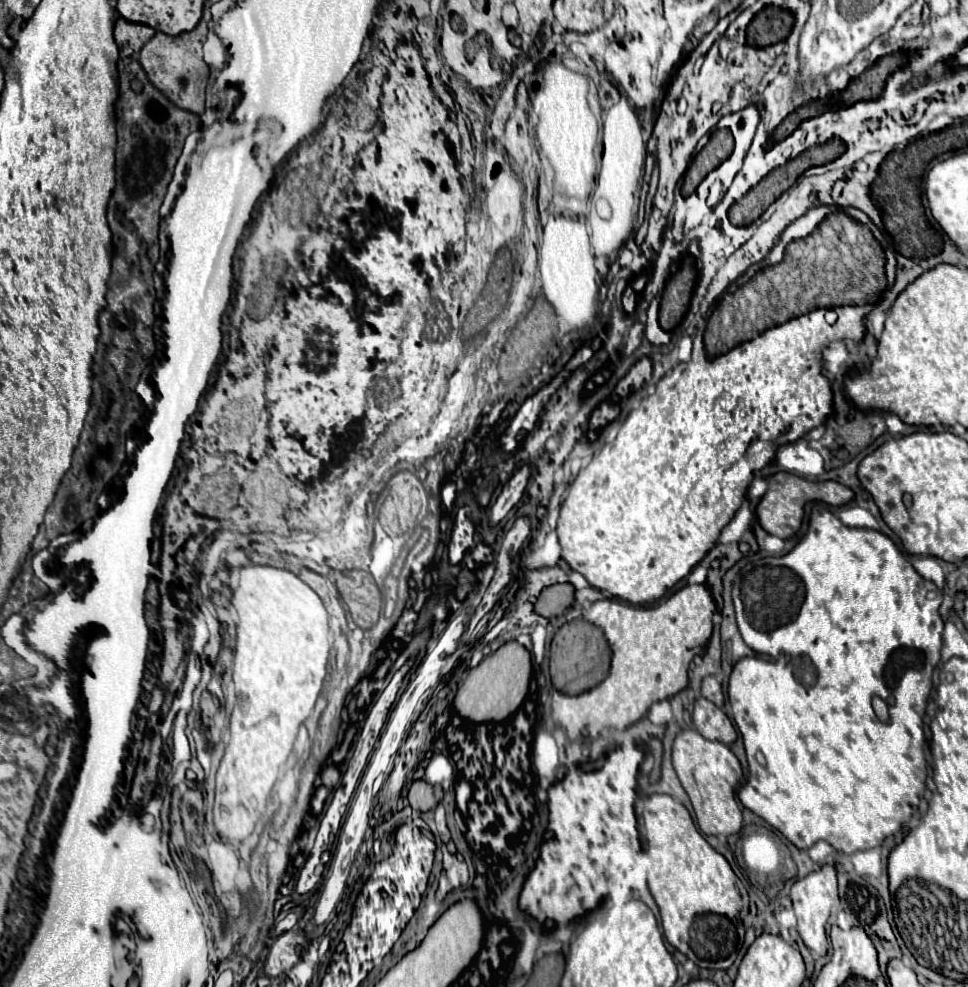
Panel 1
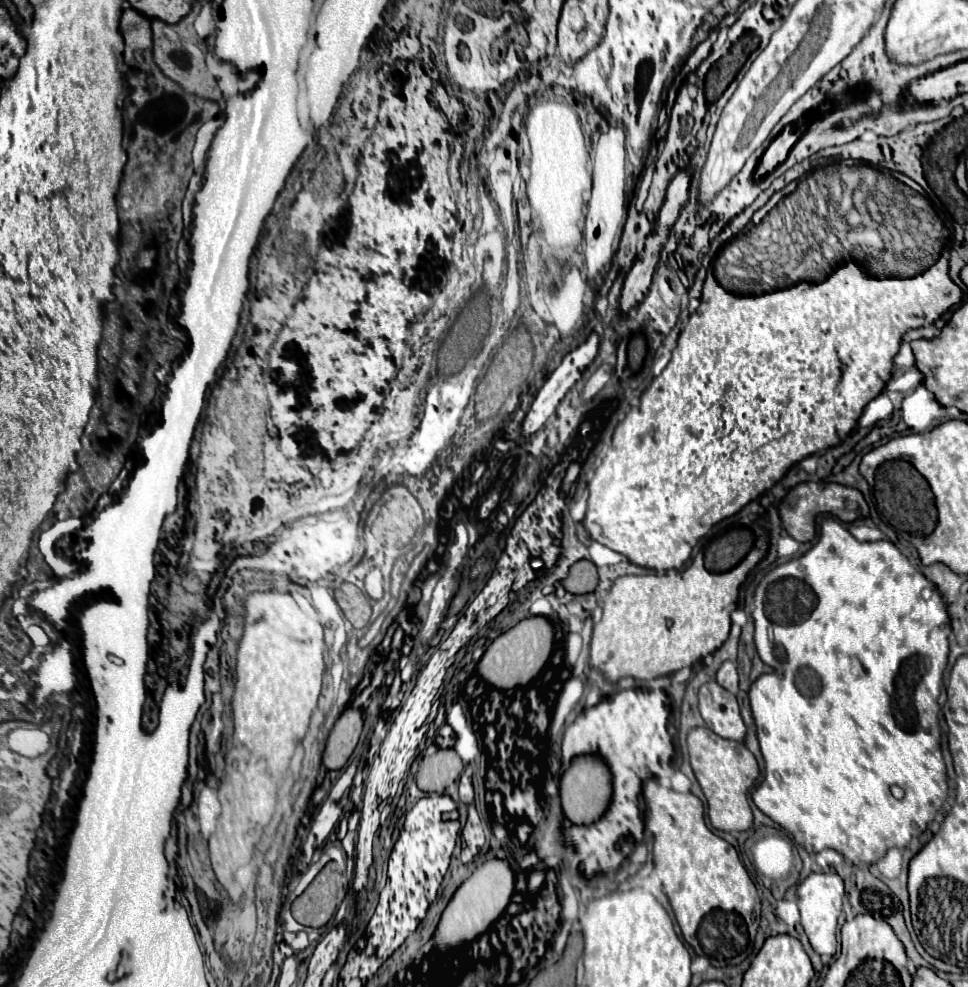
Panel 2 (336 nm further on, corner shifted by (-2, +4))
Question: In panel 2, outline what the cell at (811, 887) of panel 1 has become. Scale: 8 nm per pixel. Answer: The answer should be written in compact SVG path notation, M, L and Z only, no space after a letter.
M810 873L798 885L798 909L802 915L802 927L810 939L810 945L818 955L836 953L836 919L842 911L844 883L838 873Z

